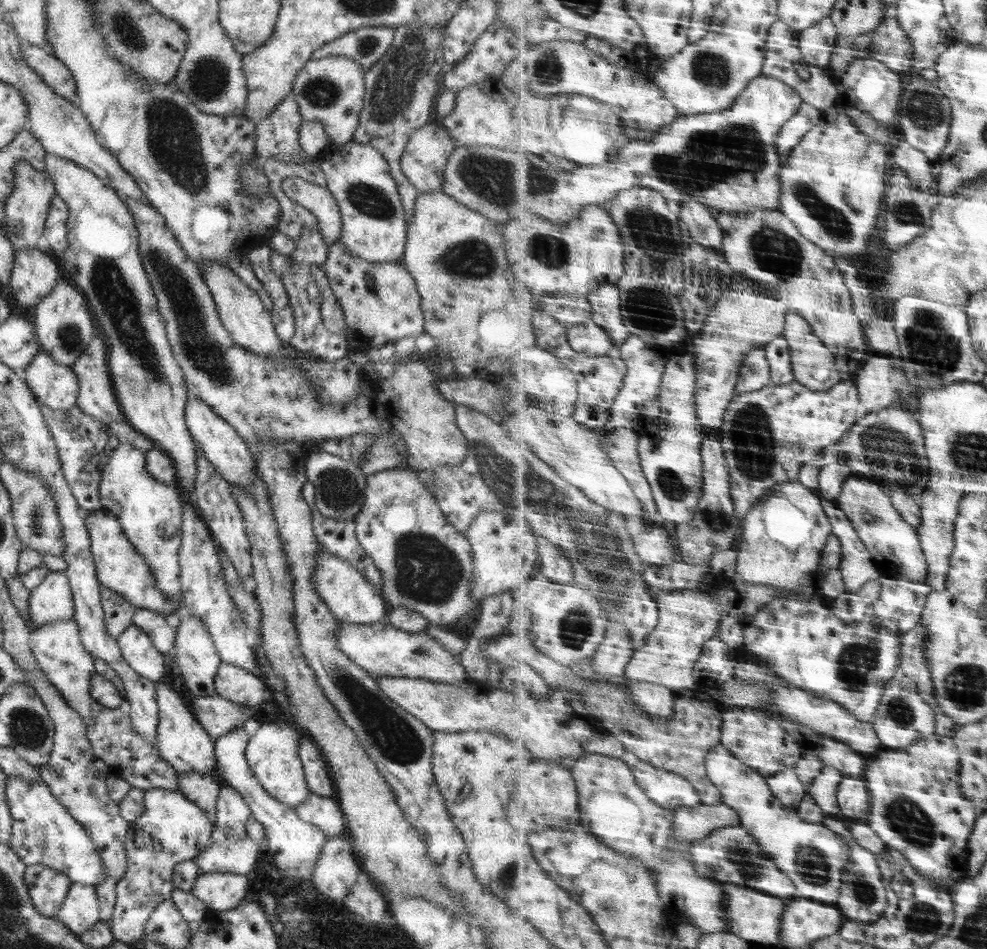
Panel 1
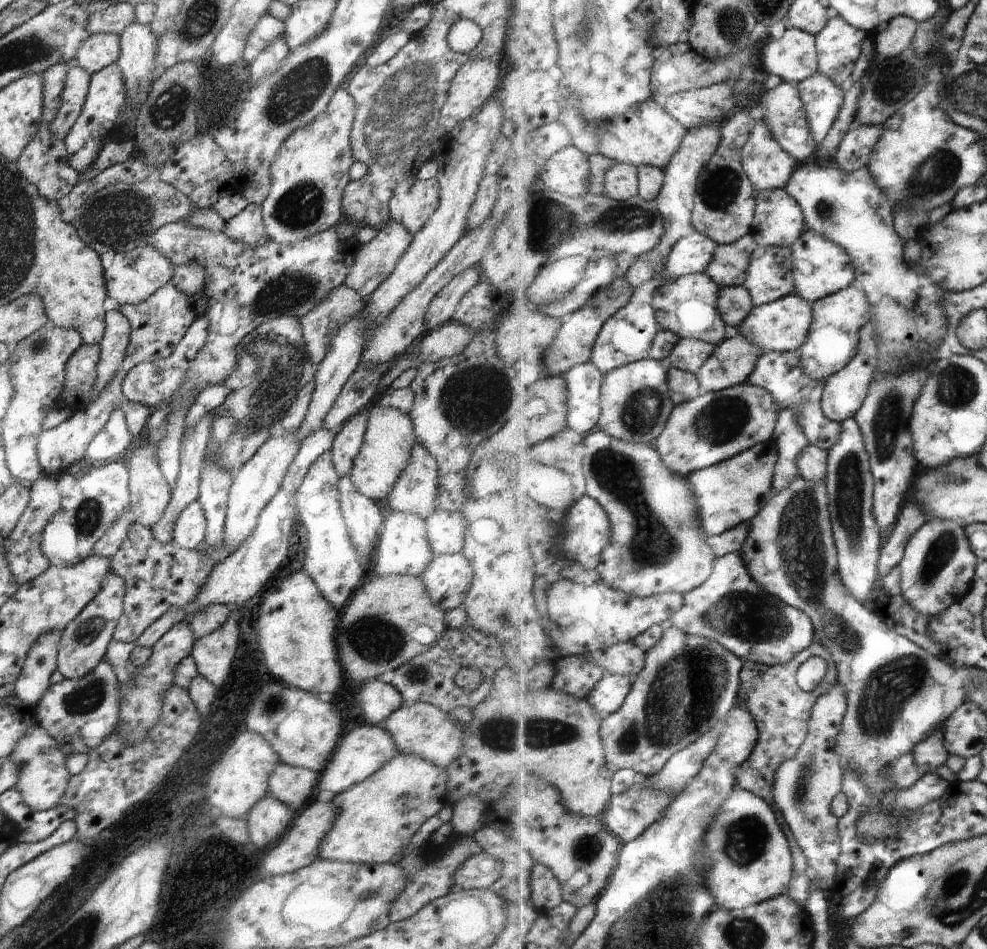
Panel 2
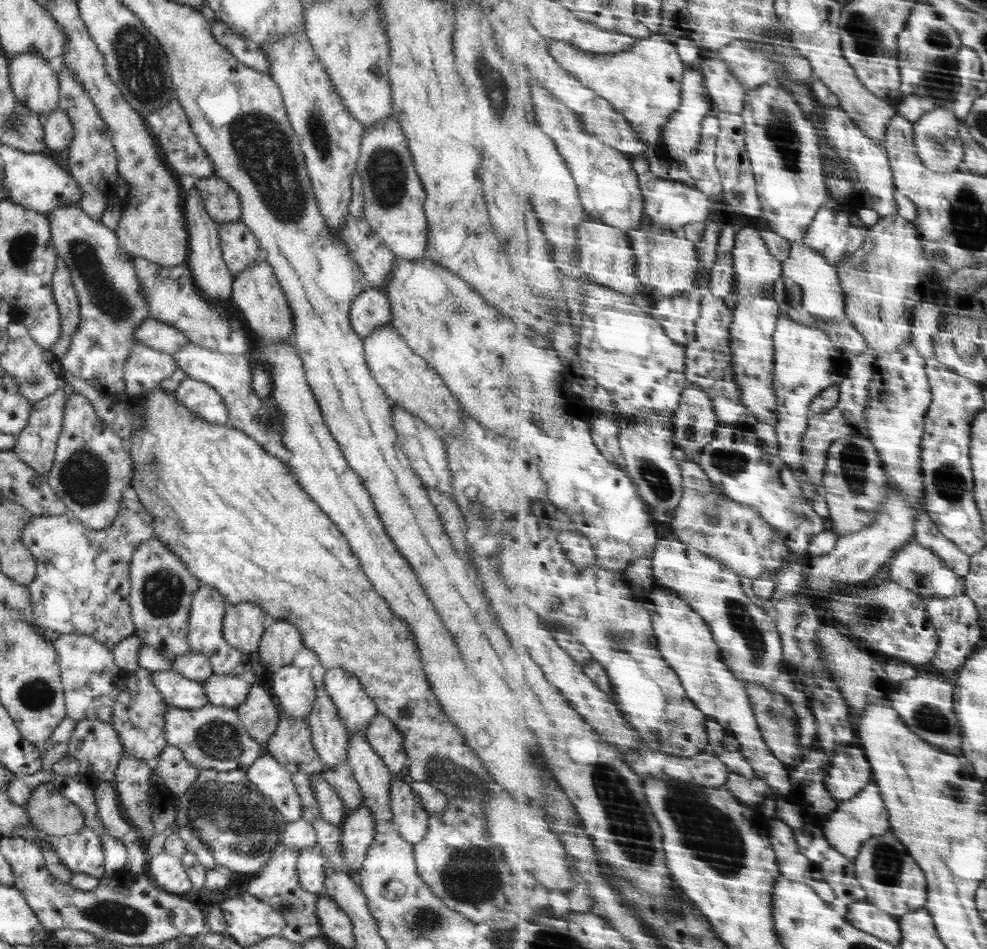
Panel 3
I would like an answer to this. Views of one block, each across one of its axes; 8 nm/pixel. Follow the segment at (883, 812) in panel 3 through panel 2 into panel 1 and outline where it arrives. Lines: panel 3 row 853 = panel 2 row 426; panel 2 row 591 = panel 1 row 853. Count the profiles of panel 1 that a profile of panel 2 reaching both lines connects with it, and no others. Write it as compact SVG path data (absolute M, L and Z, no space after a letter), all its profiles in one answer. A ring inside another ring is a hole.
M825 814L822 823L827 828L833 828L833 832L843 836L843 840L850 849L849 864L845 864L843 872L841 900L837 900L837 904L841 908L845 908L843 910L845 919L861 924L869 924L880 920L884 916L883 912L887 909L887 892L885 892L885 886L883 886L884 880L879 870L880 866L877 866L877 856L869 849L858 844L857 839L853 837L853 833L847 828L845 822L835 820L835 816Z

